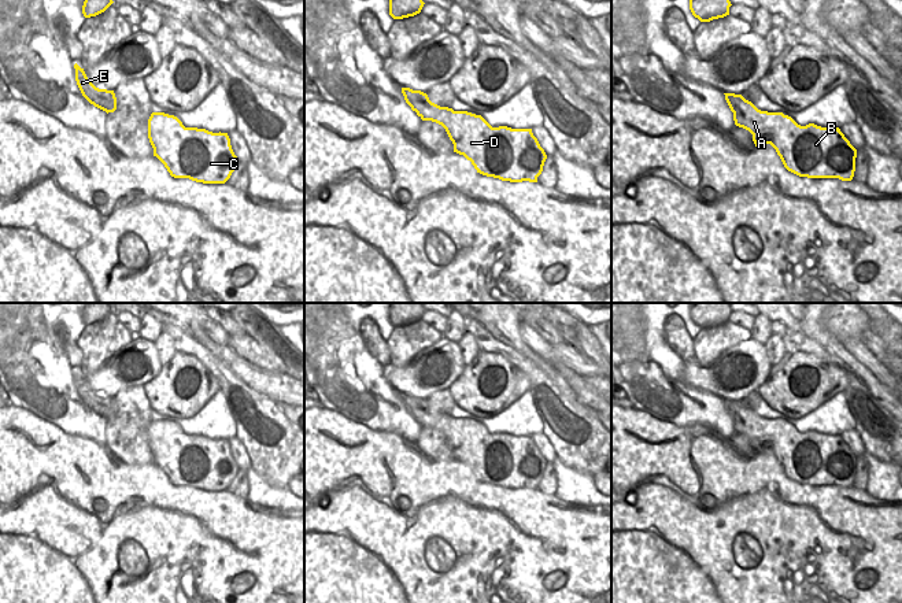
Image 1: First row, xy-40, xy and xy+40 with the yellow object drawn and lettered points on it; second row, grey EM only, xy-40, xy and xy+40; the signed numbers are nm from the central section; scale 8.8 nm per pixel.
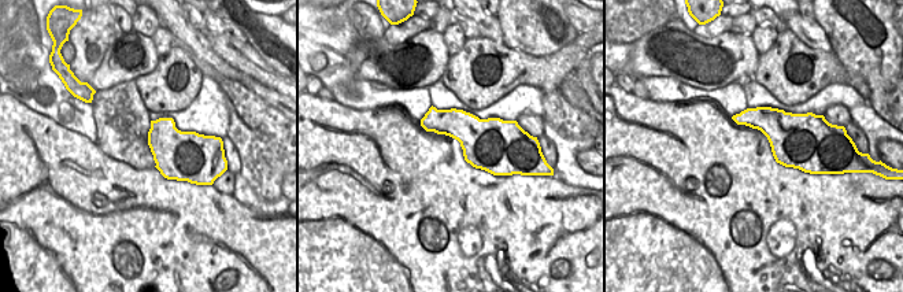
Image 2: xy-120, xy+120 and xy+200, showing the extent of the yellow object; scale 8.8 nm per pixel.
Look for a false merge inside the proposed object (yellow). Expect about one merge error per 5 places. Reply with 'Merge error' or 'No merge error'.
No merge error

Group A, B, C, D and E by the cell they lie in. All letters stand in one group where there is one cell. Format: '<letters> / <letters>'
A B C D E

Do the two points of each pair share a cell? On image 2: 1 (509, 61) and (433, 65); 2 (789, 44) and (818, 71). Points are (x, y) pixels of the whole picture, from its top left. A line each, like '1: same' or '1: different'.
1: different
2: same

